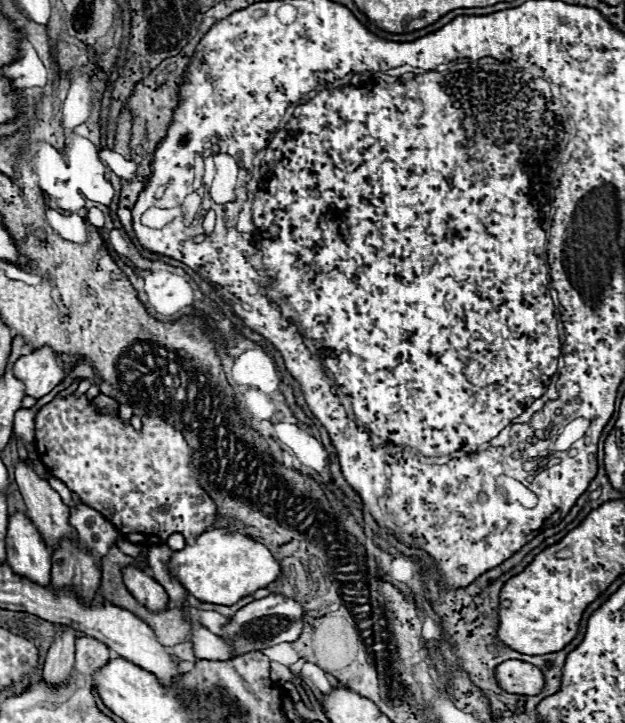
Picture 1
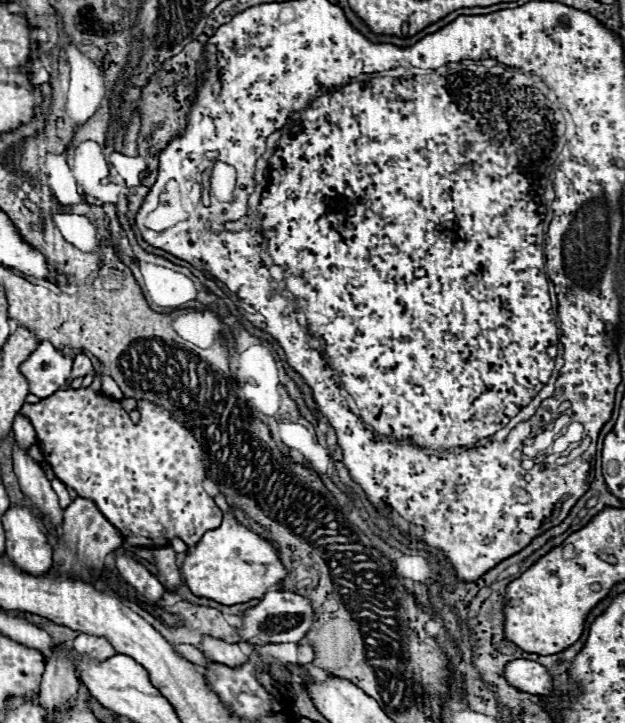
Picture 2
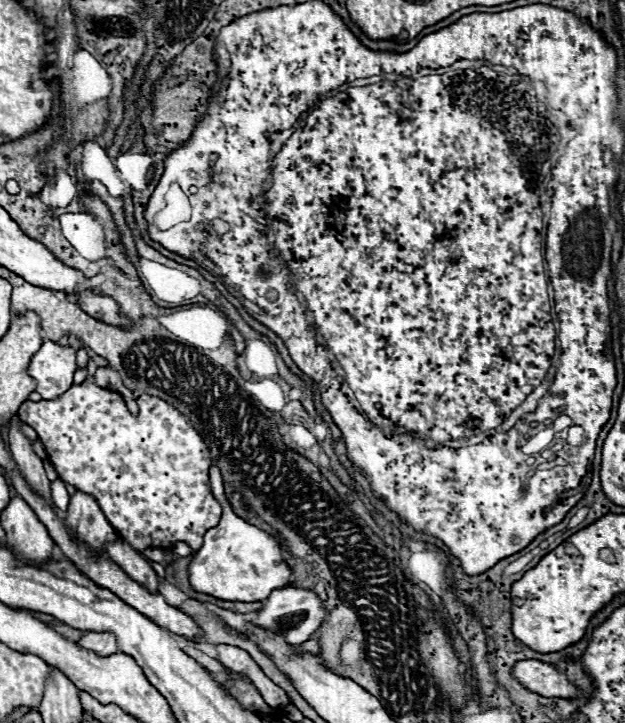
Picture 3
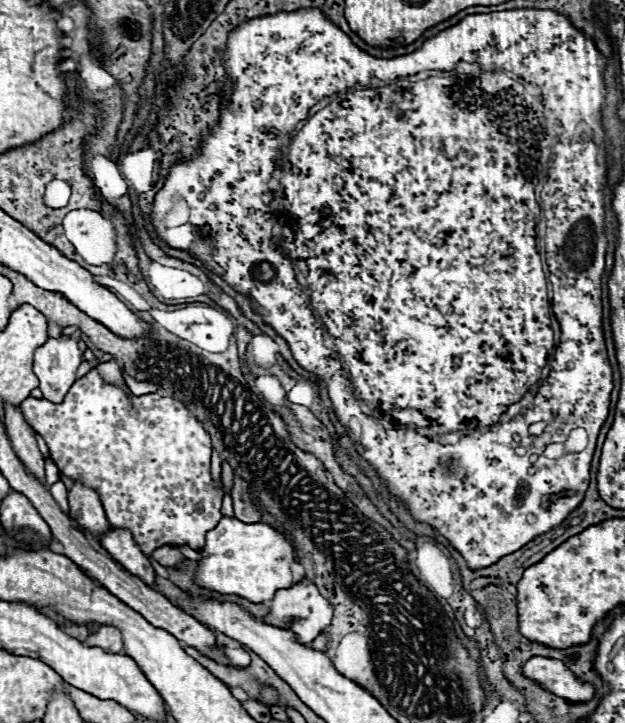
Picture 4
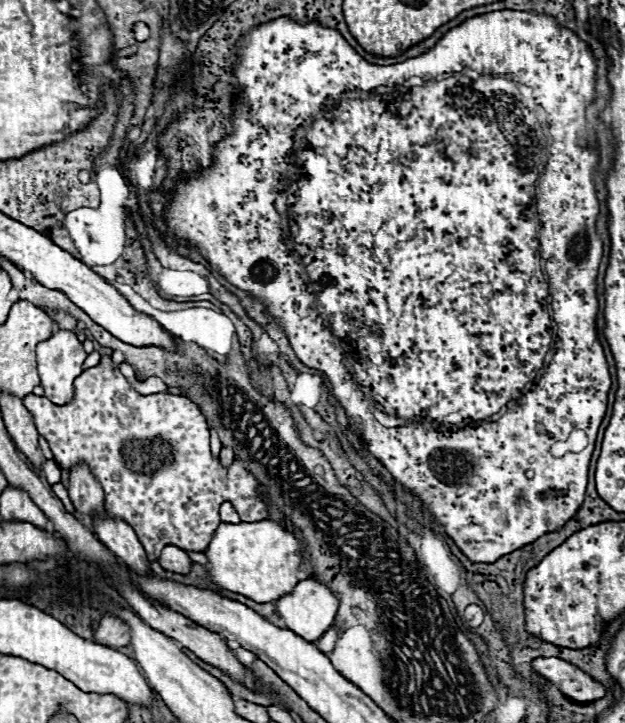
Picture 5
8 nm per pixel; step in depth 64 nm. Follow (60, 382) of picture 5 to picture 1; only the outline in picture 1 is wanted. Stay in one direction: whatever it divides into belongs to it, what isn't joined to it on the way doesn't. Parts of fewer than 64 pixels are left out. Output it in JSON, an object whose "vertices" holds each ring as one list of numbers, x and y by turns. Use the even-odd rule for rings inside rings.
{"vertices":[[40,348,18,358,12,366,12,374,24,382,26,396,42,398,62,382,64,368,50,348]]}

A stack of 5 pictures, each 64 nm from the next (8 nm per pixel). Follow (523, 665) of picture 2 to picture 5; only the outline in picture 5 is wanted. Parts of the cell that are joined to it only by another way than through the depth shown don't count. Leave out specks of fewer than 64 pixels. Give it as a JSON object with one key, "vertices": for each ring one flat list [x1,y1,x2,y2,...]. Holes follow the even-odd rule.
{"vertices":[[534,658,532,672,552,682,564,696,576,702,592,702,604,696,604,686,592,680,586,672,560,658]]}

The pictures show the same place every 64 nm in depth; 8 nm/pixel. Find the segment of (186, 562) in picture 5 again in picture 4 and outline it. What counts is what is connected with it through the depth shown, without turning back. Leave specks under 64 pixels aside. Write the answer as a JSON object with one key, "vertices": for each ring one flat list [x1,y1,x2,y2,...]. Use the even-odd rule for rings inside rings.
{"vertices":[[162,546,162,548,154,550,152,558,158,560,162,566,176,566,180,560,184,560,184,556,174,546]]}

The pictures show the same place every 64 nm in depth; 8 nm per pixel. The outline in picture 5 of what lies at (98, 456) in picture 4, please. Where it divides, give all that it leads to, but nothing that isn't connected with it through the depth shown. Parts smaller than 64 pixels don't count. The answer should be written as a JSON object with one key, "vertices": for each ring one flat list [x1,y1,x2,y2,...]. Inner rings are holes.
{"vertices":[[110,358,94,368,84,370,74,382,74,398,64,408,52,404,44,396,28,394,24,398,26,410,32,414,38,432,48,440,54,460,60,468,72,470,76,464,86,464,104,490,104,506,110,518,124,520,134,528,150,560,156,560,160,550,174,544,182,550,204,552,212,532,220,524,220,504,230,500,240,514,240,520,260,522,268,516,262,496,256,492,256,478,244,470,240,462,224,468,212,458,210,432,204,416,184,396,174,394,138,394,130,382,112,368]]}

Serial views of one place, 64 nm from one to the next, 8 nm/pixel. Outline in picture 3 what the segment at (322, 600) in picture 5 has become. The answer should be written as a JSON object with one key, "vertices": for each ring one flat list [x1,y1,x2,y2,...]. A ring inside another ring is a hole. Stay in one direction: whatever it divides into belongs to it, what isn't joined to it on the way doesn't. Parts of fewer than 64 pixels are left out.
{"vertices":[[276,588,272,590,272,594,264,600,264,606,262,610,254,612,254,618,250,620,252,626,256,628,264,628,264,630,270,630,270,632,276,632,280,634,288,644,302,644,306,640,310,640,312,632,322,624,326,616,326,610,320,602,320,598,310,592,310,590,300,590,300,588]]}

